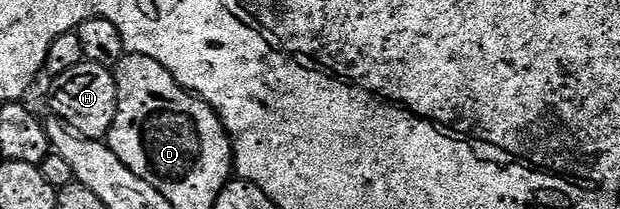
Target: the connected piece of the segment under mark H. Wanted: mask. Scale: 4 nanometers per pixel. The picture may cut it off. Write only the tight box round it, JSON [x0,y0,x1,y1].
[49,61,118,140]

